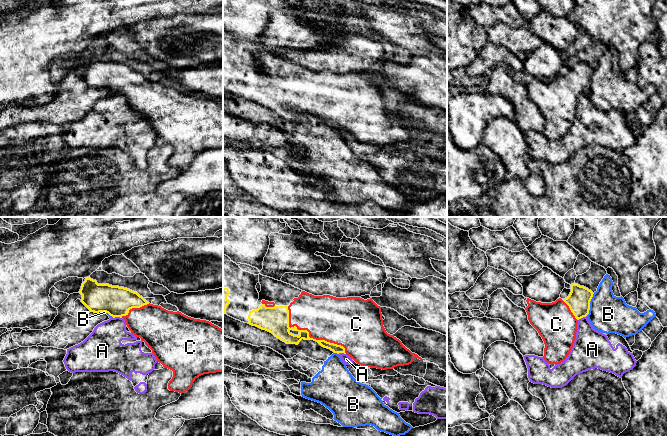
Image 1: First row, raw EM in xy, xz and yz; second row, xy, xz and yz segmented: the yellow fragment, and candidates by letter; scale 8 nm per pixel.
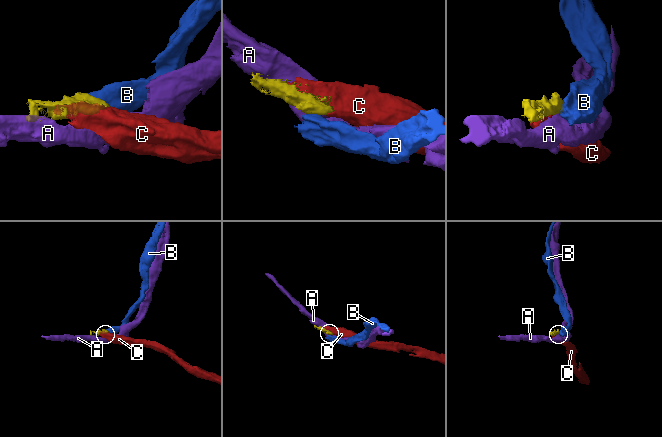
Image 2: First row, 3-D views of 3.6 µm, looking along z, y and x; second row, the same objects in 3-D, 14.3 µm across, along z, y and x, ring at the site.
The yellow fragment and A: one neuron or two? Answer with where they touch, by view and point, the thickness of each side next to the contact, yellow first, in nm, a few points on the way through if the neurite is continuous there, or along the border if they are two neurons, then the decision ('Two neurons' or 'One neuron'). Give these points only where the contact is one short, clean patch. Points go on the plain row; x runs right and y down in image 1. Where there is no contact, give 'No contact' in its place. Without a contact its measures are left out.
Touches yellow at xy (117, 92). Thickness 240 nm (yellow) against 280 nm. Boundary: xy (121, 93), (113, 94). Two neurons

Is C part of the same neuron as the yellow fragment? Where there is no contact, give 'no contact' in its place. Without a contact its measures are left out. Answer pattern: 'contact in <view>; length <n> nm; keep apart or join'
contact in xz; length 600 nm; join

